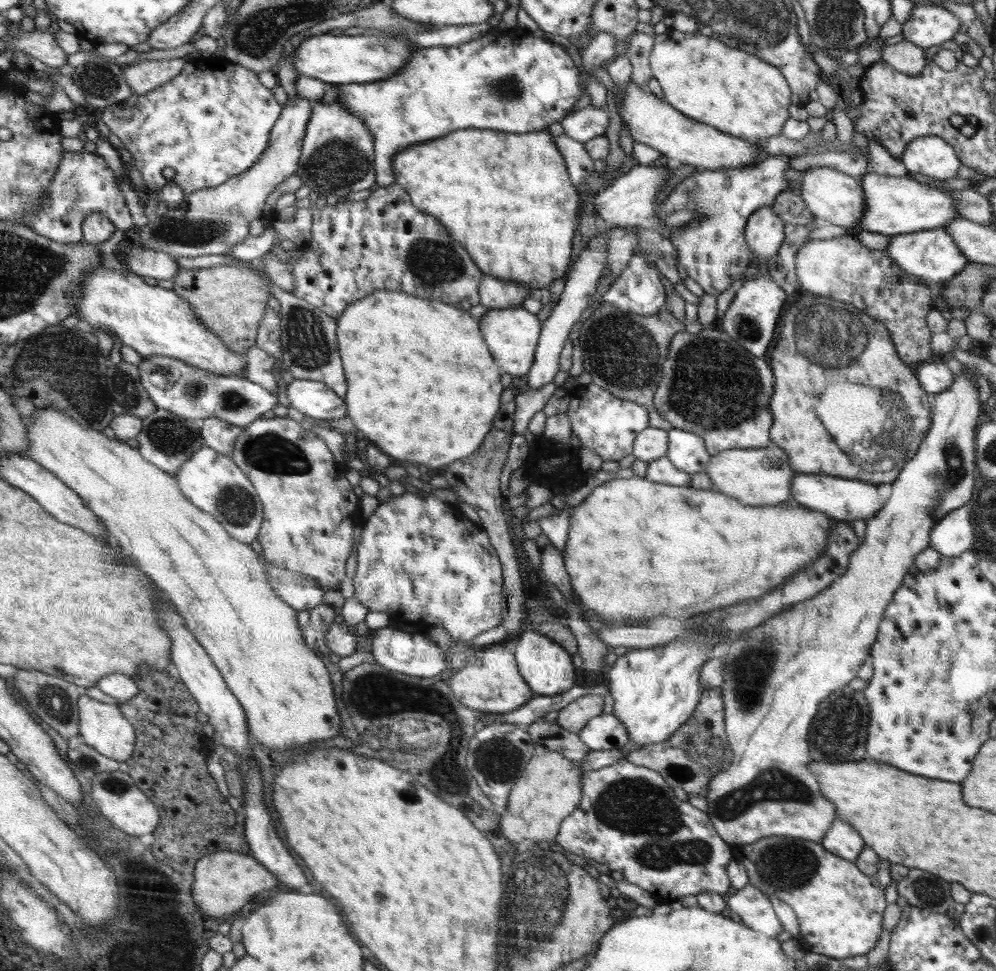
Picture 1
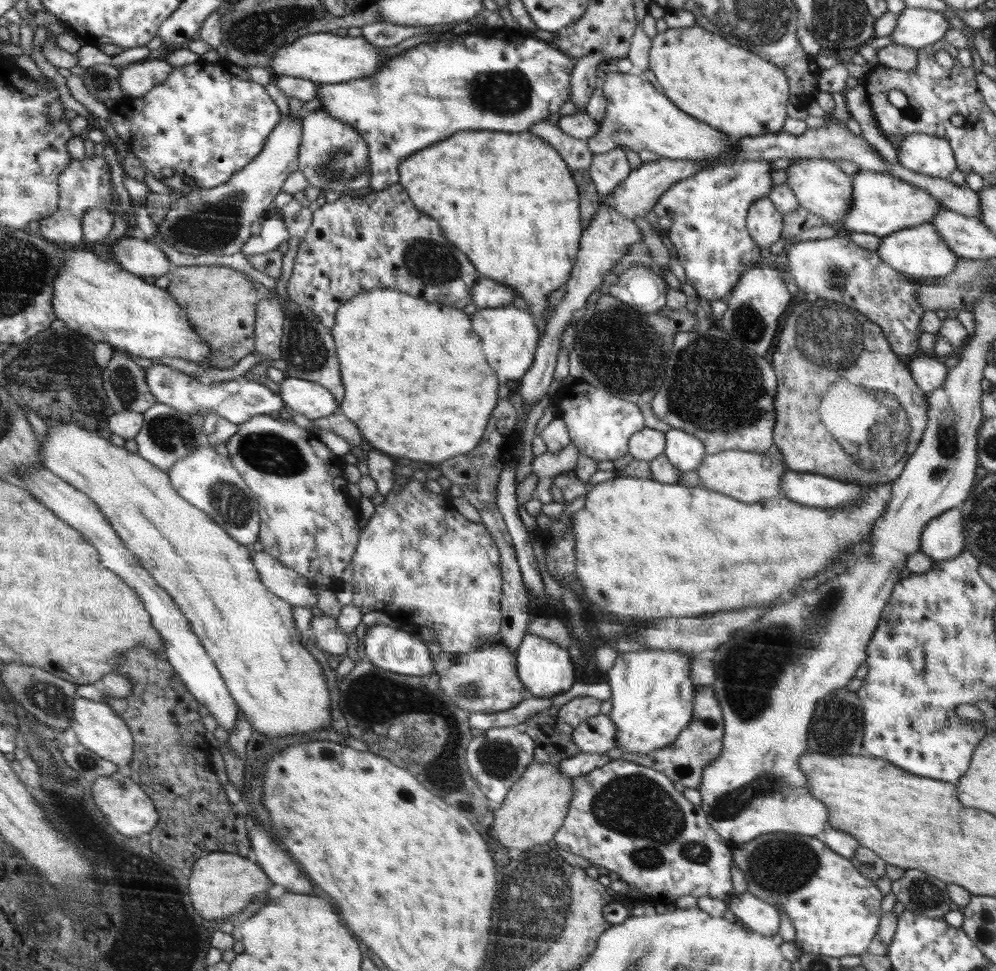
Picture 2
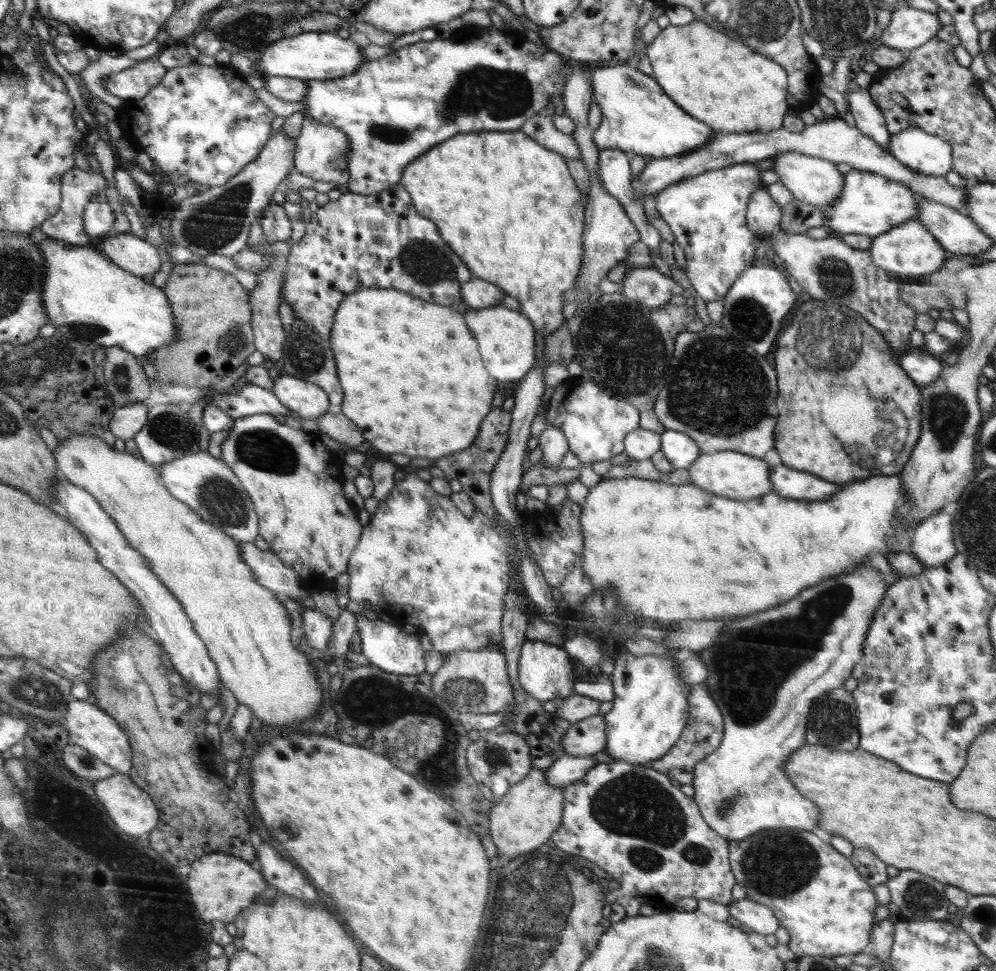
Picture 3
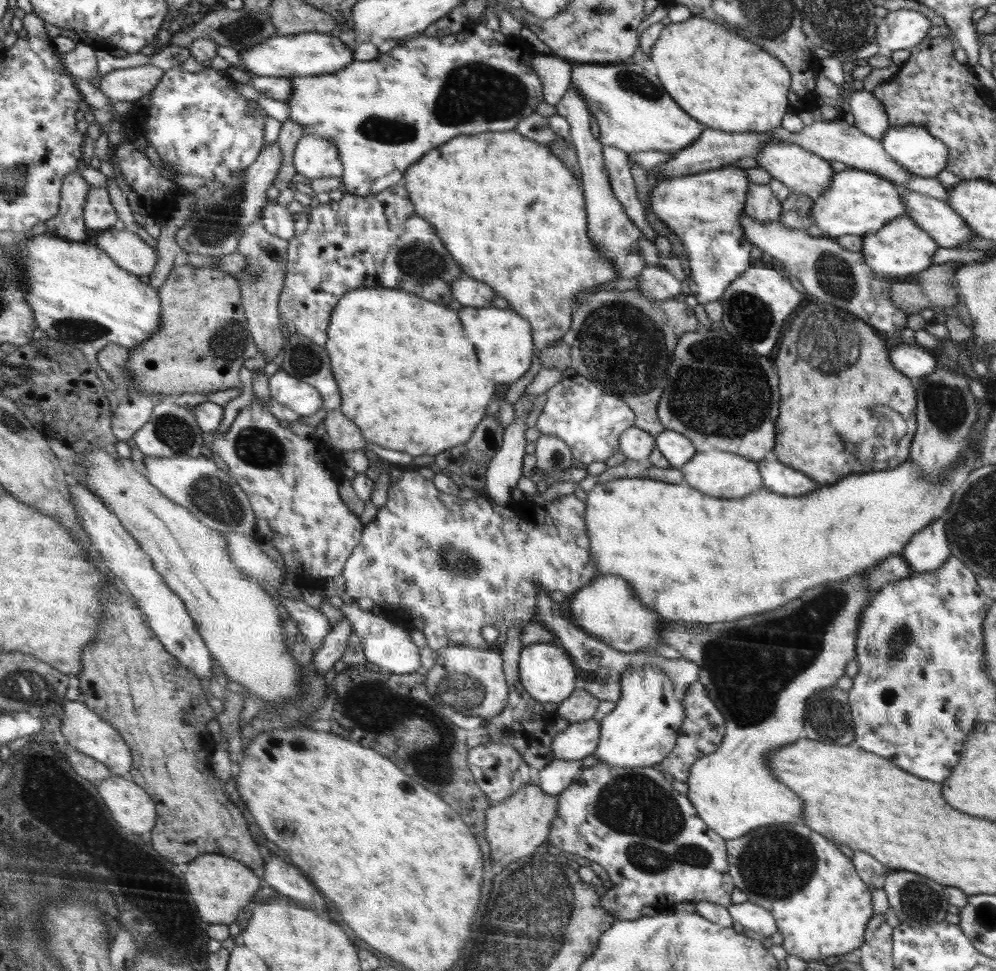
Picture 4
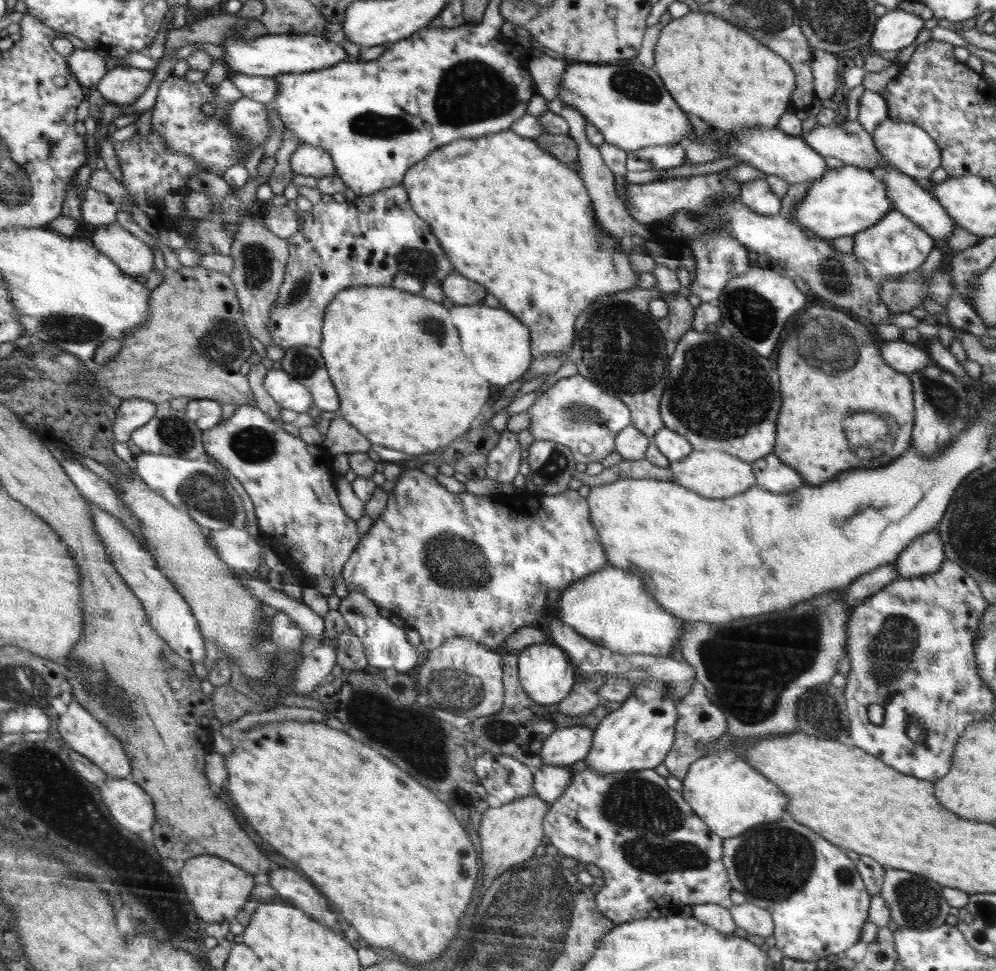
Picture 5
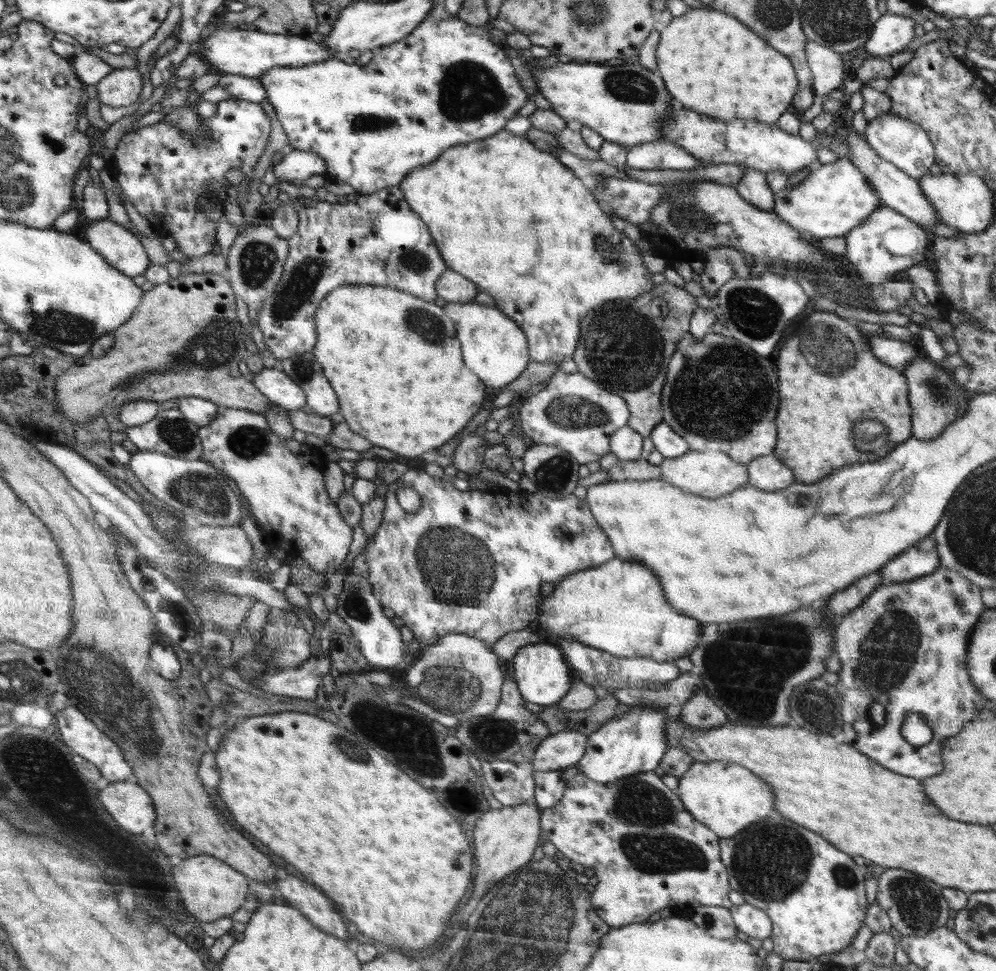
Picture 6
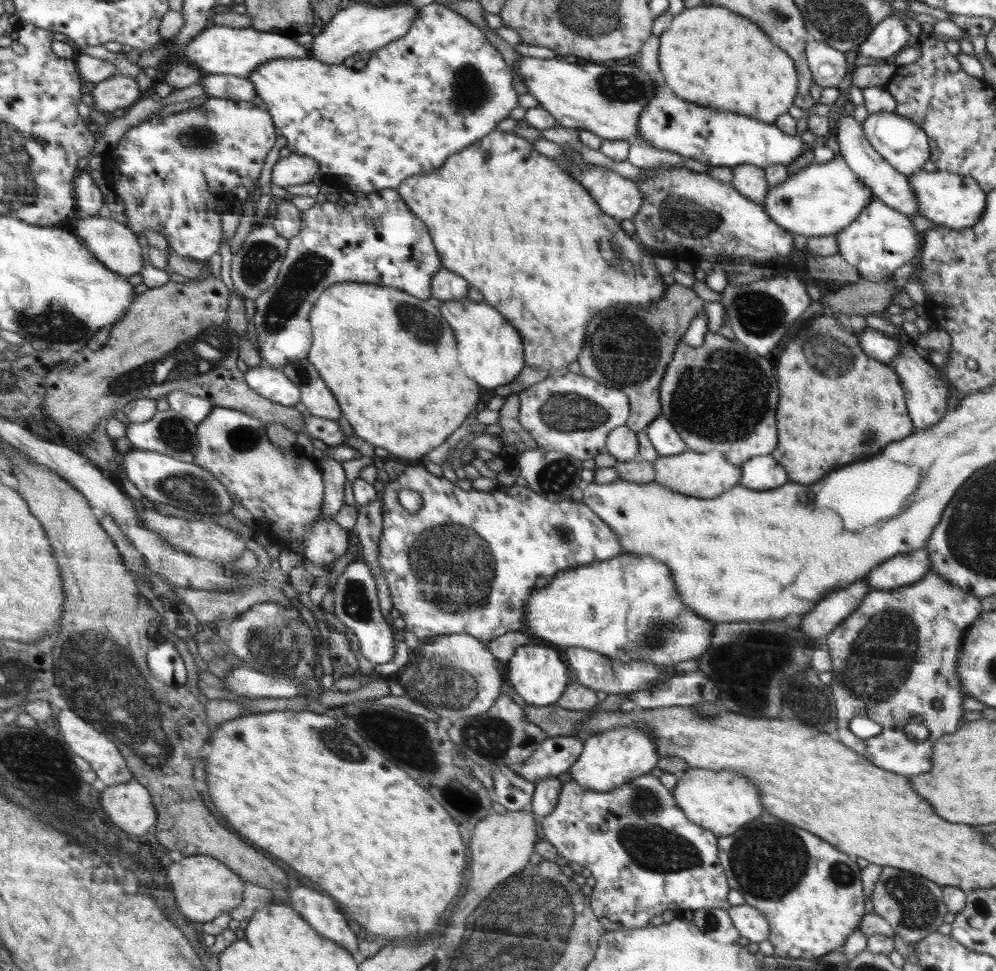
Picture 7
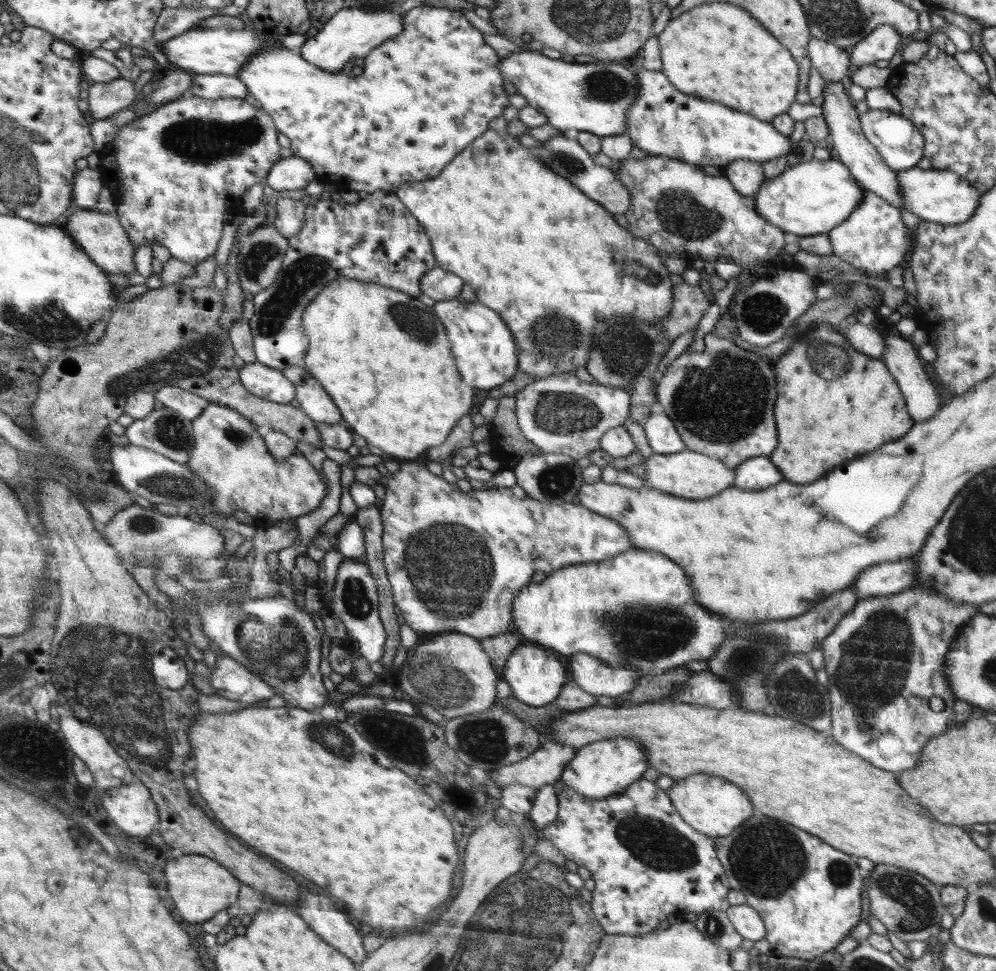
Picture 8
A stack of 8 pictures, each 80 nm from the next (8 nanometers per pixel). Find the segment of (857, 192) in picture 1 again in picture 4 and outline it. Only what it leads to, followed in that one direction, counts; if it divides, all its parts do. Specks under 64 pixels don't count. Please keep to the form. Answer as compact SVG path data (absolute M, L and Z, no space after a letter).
M775 139L762 147L761 152L755 156L758 167L764 168L772 177L786 186L794 193L807 196L815 201L830 185L834 177L834 169L830 161L804 149L797 143Z

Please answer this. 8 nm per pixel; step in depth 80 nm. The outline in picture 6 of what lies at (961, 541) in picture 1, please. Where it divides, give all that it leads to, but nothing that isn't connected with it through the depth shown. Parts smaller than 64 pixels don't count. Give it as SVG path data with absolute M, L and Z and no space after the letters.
M930 535L880 568L881 584L889 585L926 576L940 568L936 540Z

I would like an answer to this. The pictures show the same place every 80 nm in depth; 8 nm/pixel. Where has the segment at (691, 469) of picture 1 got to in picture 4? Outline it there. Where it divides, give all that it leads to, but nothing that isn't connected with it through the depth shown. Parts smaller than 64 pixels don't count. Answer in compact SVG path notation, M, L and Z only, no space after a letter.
M665 428L662 433L655 435L656 446L668 459L672 467L682 467L698 452L694 443L687 436Z

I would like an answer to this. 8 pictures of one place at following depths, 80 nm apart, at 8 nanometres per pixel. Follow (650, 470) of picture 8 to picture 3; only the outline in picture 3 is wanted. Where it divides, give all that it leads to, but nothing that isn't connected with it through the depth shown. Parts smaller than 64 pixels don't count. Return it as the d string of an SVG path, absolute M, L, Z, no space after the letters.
M726 450L710 454L702 452L696 462L685 470L690 477L690 483L708 493L729 499L753 500L775 490L773 484L775 468L771 467L764 458L742 454L740 451Z

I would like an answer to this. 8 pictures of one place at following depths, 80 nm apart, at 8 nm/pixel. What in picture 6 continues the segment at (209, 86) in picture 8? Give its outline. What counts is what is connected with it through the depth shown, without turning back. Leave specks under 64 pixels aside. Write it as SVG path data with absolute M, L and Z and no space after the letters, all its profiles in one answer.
M219 72L217 86L222 86L232 99L260 103L266 100L266 91L258 77Z

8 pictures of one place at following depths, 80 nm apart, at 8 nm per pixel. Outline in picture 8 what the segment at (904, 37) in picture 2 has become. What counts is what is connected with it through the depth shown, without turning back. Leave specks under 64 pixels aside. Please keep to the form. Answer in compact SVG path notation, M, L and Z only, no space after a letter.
M881 25L850 51L849 62L854 68L875 65L878 61L889 62L900 47L903 34L890 25Z

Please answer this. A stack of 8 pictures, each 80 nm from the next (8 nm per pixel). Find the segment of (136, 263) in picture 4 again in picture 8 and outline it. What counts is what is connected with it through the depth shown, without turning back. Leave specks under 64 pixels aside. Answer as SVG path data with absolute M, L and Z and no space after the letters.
M78 209L64 225L64 229L78 243L88 258L95 262L96 266L104 268L108 274L130 274L136 271L134 260L135 247L130 241L126 228L119 222L118 214L94 212L94 209Z

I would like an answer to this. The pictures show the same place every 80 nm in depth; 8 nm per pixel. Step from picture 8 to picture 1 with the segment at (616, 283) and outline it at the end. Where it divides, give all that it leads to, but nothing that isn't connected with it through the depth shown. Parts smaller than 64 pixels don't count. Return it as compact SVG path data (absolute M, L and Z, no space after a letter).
M464 129L409 146L394 158L395 183L470 250L486 276L525 284L534 295L569 272L578 210L564 154L548 133Z

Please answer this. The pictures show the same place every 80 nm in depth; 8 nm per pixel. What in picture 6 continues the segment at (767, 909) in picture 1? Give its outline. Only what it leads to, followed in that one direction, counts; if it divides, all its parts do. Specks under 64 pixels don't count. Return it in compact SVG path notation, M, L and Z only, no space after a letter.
M751 904L732 905L729 908L735 927L752 938L764 941L771 935L773 924L770 917L762 909Z

